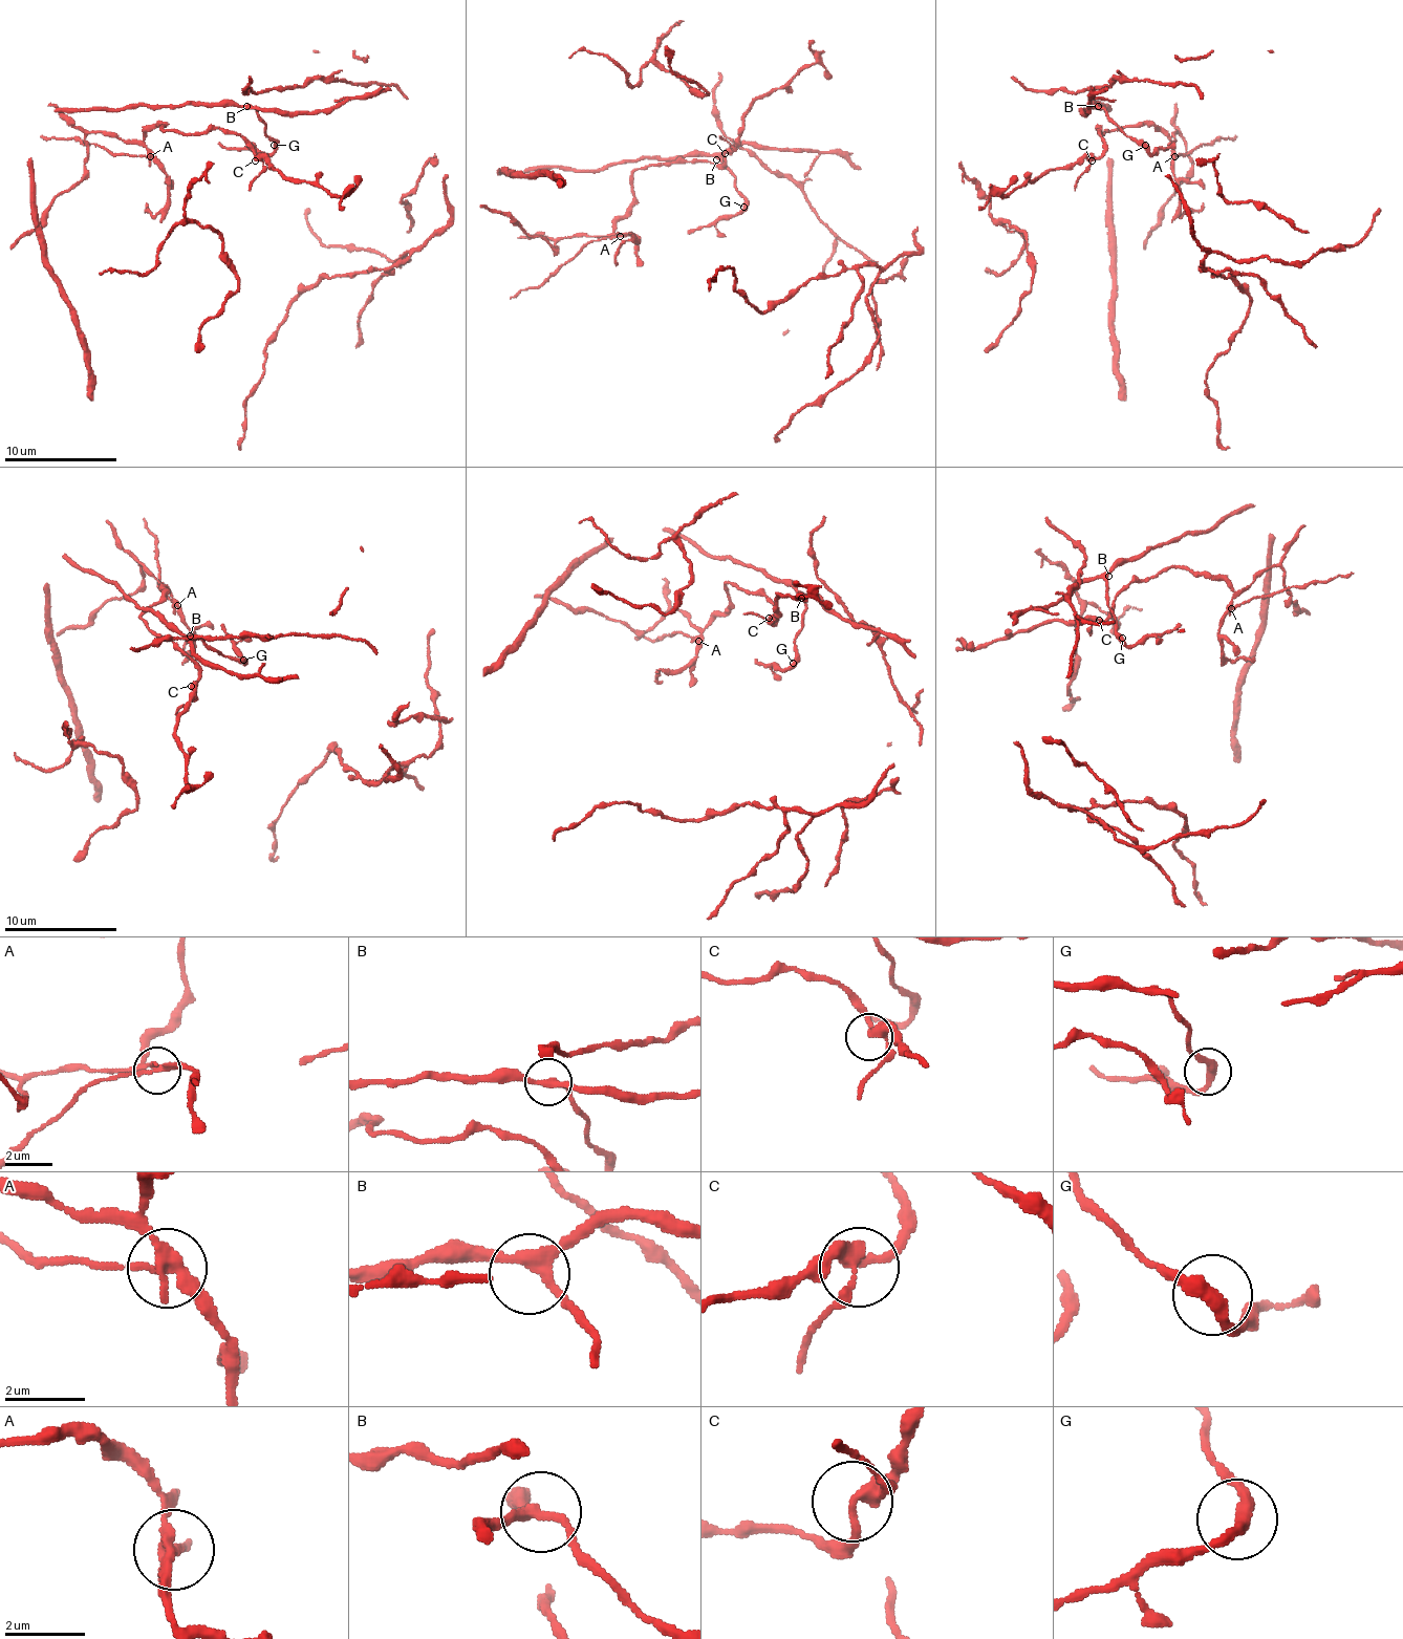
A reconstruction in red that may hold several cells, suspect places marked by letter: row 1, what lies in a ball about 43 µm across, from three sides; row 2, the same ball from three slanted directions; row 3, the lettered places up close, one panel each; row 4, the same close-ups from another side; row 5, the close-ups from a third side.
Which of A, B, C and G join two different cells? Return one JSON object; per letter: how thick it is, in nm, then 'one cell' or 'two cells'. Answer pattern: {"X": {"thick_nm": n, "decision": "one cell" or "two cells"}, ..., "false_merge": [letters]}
{"A": {"thick_nm": 240, "decision": "two cells"}, "B": {"thick_nm": 260, "decision": "one cell"}, "C": {"thick_nm": 240, "decision": "one cell"}, "G": {"thick_nm": 320, "decision": "one cell"}, "false_merge": ["A"]}

